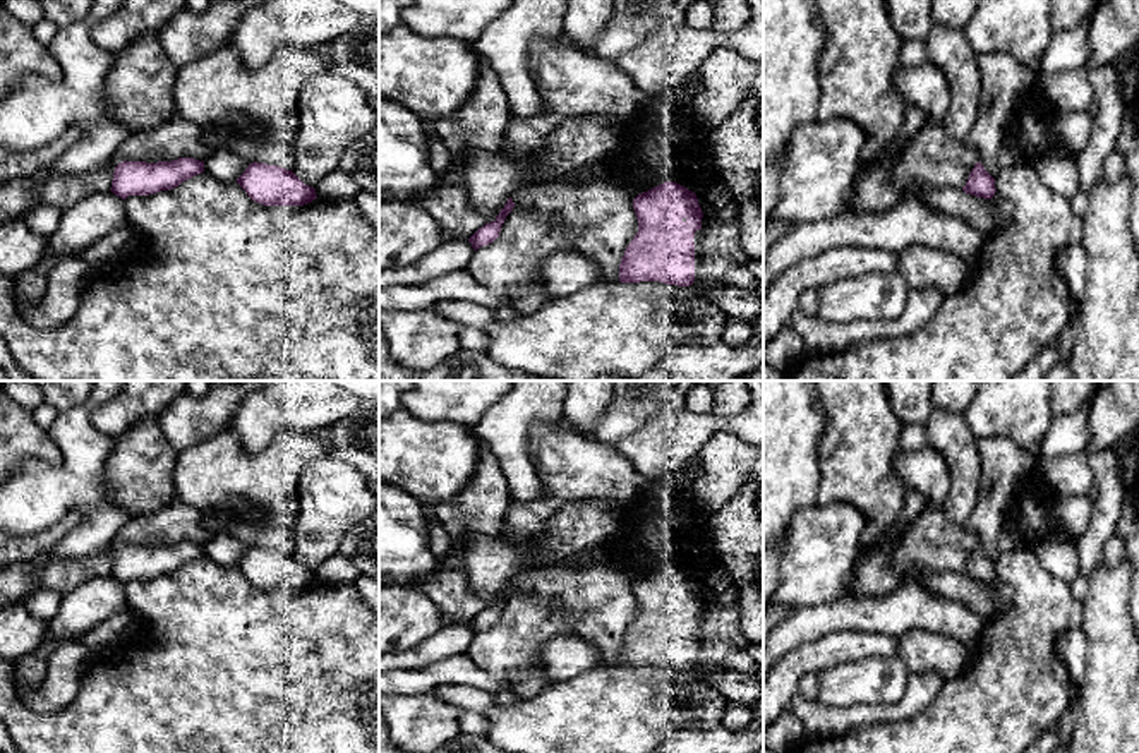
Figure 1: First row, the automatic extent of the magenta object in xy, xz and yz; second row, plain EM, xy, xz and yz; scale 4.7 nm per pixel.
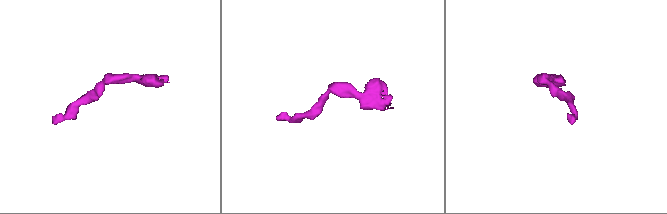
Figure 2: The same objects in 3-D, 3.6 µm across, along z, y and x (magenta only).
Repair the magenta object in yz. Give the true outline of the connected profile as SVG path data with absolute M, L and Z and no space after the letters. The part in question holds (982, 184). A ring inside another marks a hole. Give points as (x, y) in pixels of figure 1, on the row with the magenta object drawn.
M978 161L969 173L966 185L962 187L966 194L991 199L997 192L995 178L985 170L985 166Z

